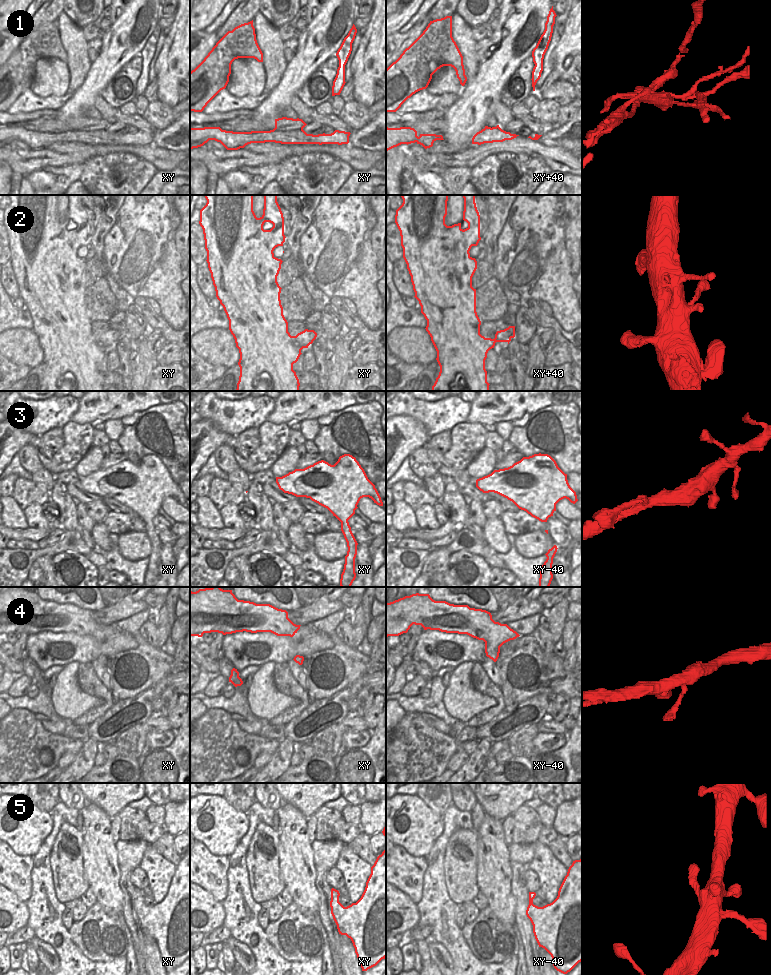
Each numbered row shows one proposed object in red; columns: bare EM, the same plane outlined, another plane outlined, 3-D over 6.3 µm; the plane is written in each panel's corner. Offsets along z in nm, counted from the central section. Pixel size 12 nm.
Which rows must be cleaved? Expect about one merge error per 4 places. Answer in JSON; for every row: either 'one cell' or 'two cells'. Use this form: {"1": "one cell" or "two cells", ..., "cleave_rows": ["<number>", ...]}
{"1": "two cells", "2": "one cell", "3": "one cell", "4": "one cell", "5": "one cell", "cleave_rows": ["1"]}

